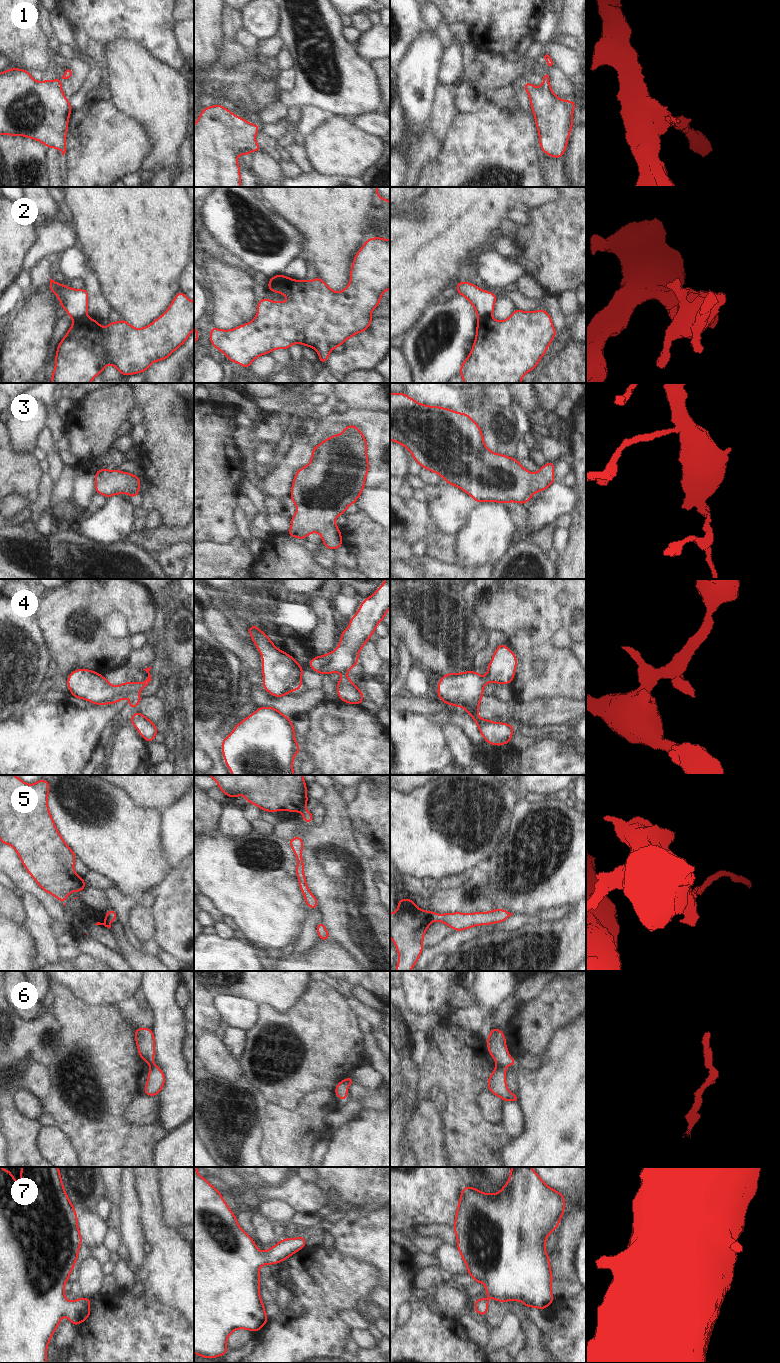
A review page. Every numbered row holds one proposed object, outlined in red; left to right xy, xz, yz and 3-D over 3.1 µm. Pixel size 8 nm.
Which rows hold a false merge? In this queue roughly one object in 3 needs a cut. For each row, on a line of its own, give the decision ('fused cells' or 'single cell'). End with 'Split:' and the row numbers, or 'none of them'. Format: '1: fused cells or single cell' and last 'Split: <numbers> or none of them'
1: single cell
2: fused cells
3: single cell
4: single cell
5: fused cells
6: fused cells
7: single cell
Split: 2, 5, 6

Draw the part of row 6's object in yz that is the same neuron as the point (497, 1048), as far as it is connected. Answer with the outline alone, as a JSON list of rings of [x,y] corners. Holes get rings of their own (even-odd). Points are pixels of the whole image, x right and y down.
[[[497,1028],[490,1030],[489,1038],[486,1040],[488,1052],[493,1057],[497,1065],[506,1067],[507,1065],[516,1066],[516,1059],[509,1056],[508,1048],[505,1043],[506,1036]]]

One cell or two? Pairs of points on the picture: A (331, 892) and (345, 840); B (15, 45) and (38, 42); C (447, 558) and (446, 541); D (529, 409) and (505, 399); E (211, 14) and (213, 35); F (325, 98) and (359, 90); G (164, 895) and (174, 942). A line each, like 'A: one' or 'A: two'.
A: one
B: one
C: one
D: two
E: one
F: one
G: one

